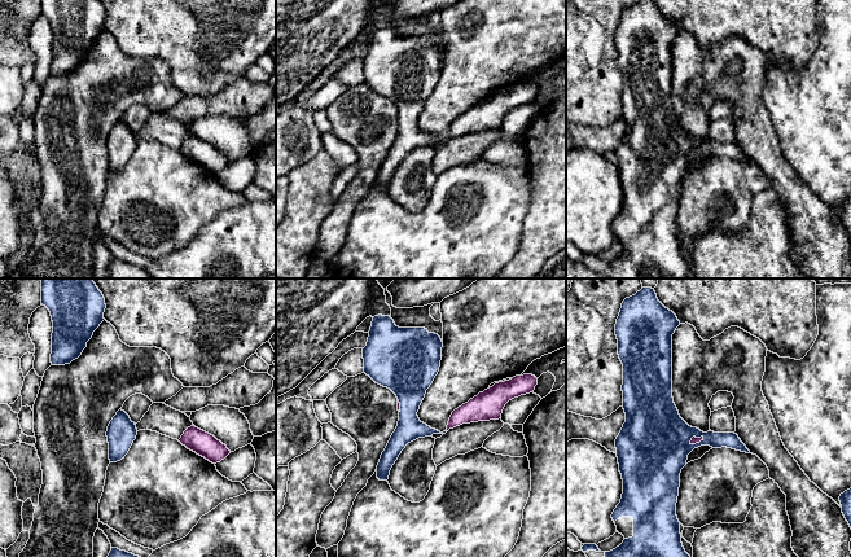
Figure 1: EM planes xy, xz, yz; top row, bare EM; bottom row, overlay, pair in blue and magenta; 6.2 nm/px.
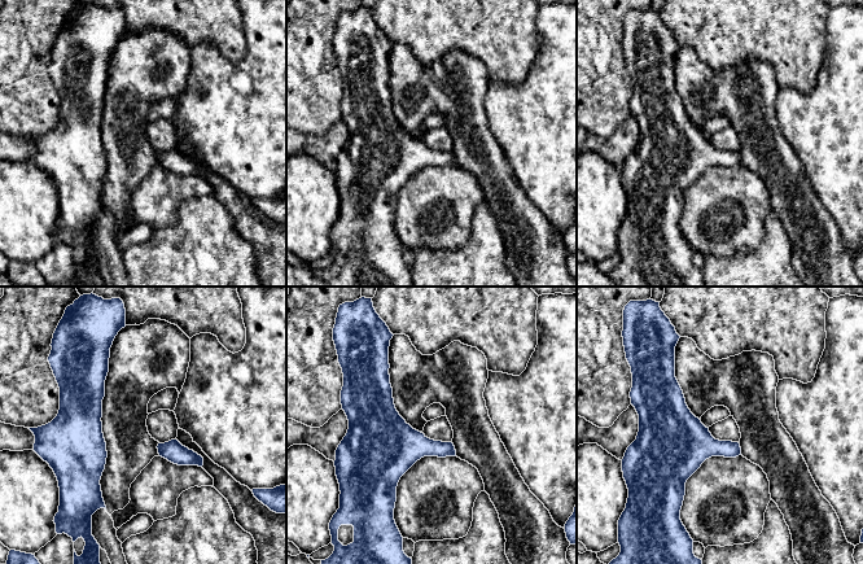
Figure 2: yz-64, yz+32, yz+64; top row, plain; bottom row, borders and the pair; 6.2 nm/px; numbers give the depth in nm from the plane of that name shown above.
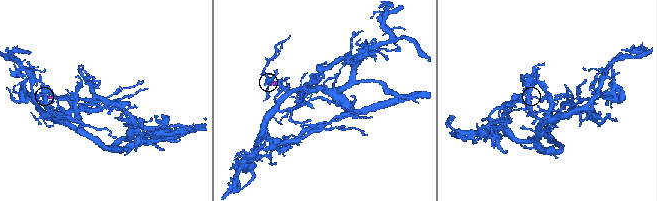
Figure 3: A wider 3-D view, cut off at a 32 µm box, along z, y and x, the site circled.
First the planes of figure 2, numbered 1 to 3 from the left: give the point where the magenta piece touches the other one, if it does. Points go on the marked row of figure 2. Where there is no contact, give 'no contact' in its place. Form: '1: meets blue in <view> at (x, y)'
1: no contact
2: no contact
3: no contact

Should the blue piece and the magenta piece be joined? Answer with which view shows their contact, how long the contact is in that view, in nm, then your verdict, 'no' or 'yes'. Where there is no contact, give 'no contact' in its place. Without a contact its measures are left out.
yz | 100 nm | yes

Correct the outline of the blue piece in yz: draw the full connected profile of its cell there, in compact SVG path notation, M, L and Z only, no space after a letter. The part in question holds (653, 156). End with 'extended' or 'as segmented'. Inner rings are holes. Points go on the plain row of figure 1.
M654 0L626 8L617 28L626 132L615 149L623 203L611 228L624 250L610 262L601 262L596 254L582 256L589 269L609 278L690 278L692 268L683 256L676 225L680 183L688 165L701 155L750 163L737 144L703 142L680 127L672 108L672 44L679 35L676 25L658 10Z; extended

